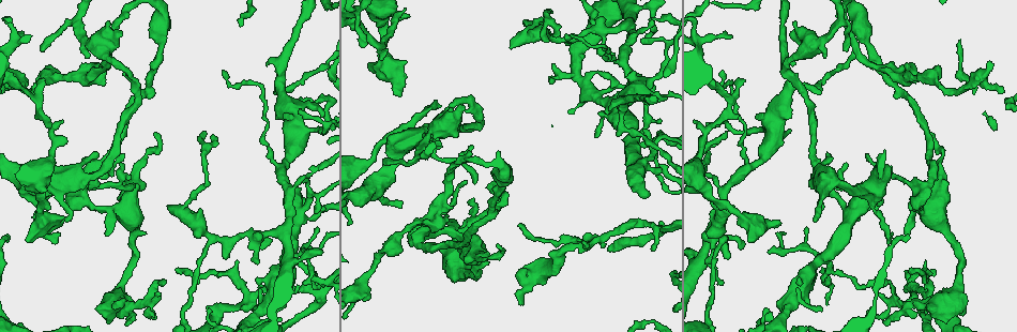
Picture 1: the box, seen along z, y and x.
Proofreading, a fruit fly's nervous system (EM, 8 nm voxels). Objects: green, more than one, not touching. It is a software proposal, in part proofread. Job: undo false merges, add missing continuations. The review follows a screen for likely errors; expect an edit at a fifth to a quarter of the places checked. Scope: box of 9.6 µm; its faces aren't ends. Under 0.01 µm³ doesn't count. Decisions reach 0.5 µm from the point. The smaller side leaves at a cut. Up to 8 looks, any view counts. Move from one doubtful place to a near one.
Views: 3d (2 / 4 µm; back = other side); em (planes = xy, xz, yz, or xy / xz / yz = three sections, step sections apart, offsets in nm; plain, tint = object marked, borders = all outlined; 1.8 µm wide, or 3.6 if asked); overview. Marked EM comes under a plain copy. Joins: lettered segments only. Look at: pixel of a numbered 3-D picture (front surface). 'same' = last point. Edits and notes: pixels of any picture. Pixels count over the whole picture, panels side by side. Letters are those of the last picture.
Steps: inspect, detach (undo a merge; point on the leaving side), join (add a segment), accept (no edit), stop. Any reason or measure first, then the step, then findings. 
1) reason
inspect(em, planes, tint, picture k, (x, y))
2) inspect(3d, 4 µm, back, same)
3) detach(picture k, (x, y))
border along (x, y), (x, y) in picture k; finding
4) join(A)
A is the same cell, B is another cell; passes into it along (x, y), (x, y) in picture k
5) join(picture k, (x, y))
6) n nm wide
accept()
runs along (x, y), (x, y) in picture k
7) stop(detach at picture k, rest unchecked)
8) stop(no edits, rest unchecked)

calibre changes
inspect(em, yz, step 8, borders, picture 1, (637, 139))

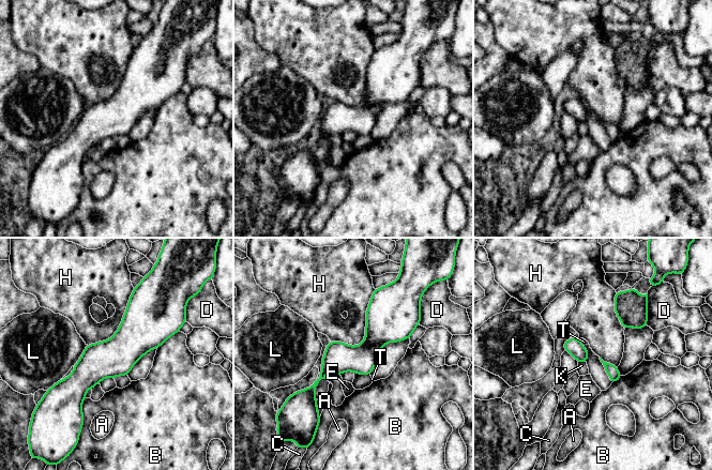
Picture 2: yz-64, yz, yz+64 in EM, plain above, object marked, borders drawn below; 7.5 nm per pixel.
inspect(em, planes, borders, same)

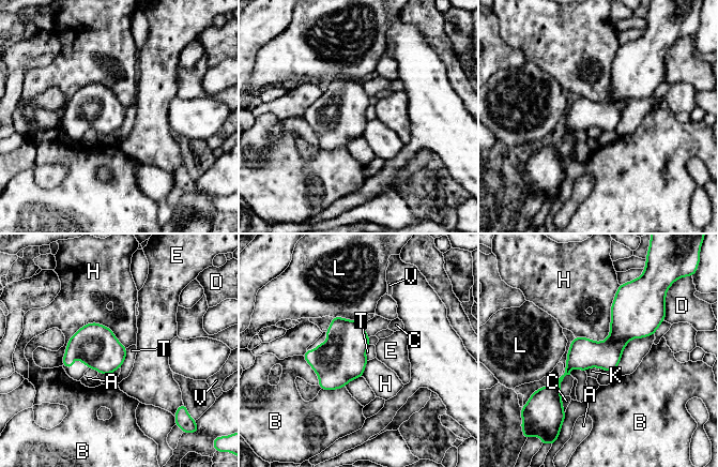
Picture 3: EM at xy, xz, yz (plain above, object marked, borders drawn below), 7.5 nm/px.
accept()
A, B, C, D, E, H, K, L, T and V are other cells; border along (126, 348), (126, 357), (119, 367) in picture 3; one neuron here

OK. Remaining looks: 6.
tapers out
inspect(3d, 2 µm, back, picture 1, (474, 183))

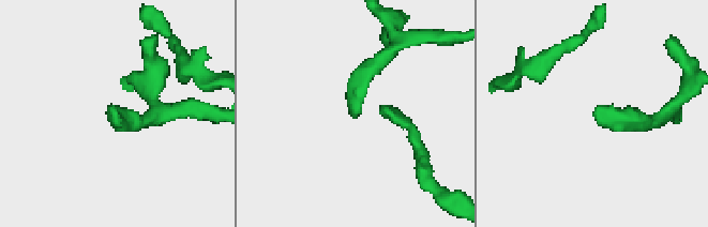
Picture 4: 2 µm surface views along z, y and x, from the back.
now the EM
inspect(em, planes, tint, picture 4, (116, 111))

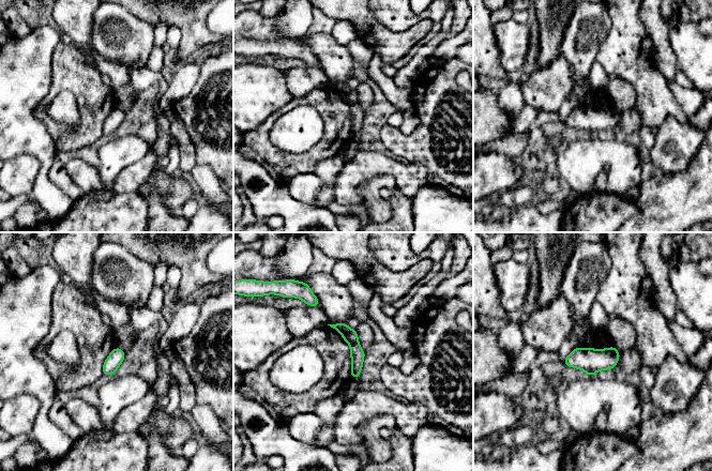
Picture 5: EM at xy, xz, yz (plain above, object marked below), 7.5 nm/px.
what lies round it
inspect(em, planes, borders, same)

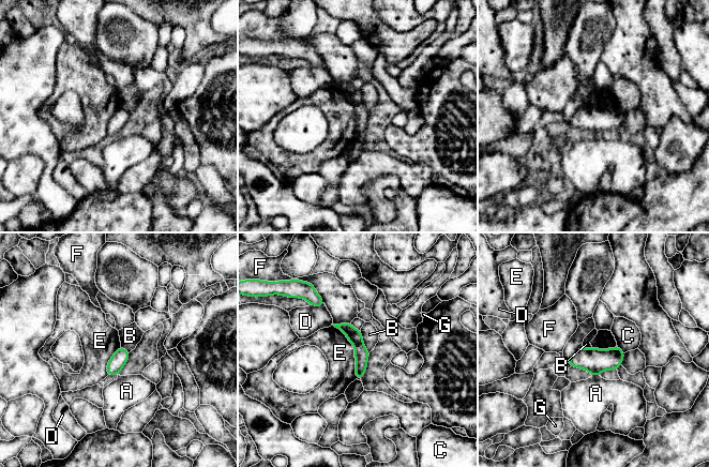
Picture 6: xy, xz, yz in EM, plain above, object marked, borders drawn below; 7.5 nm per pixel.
accept()
A, B, C, D, E, F and G are other cells; runs along (342, 326), (359, 344), (359, 375) in picture 6; no lettered segment goes on from it

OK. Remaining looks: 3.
tapers out
inspect(em, yz, step 4, borders, picture 1, (157, 291))

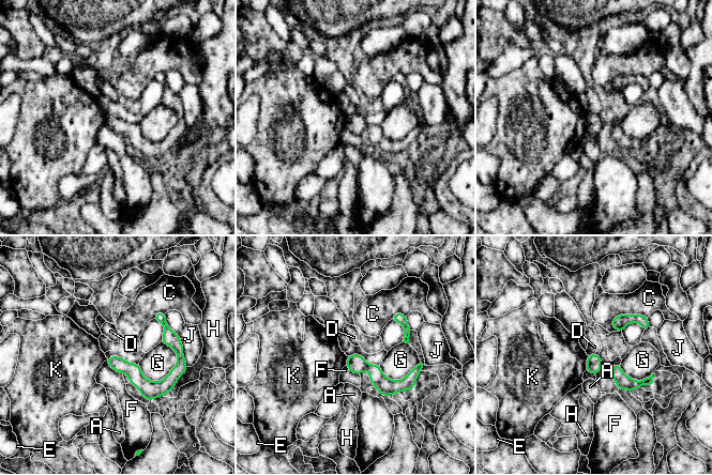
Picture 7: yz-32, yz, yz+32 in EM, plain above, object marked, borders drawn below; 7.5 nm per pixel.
cut it another way
inspect(em, planes, borders, same)

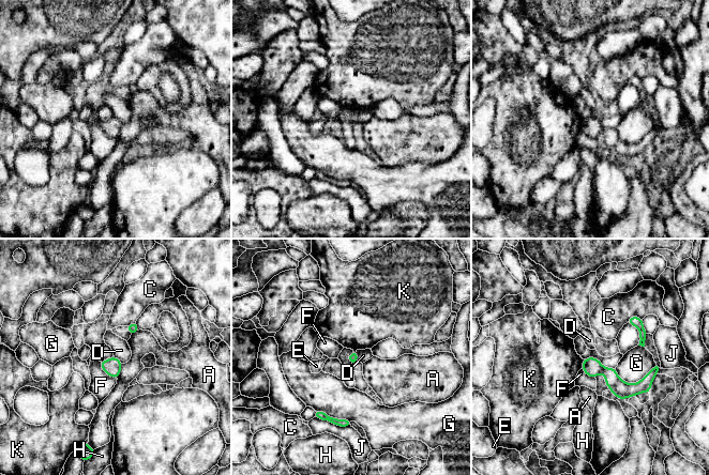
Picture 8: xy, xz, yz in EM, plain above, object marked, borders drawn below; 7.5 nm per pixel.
accept()
A, C, D, E, F, G, H, J and K are other cells; runs along (585, 363), (621, 388), (653, 372) in picture 8; none of them fits

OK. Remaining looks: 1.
stop(no edits, rest unchecked)

